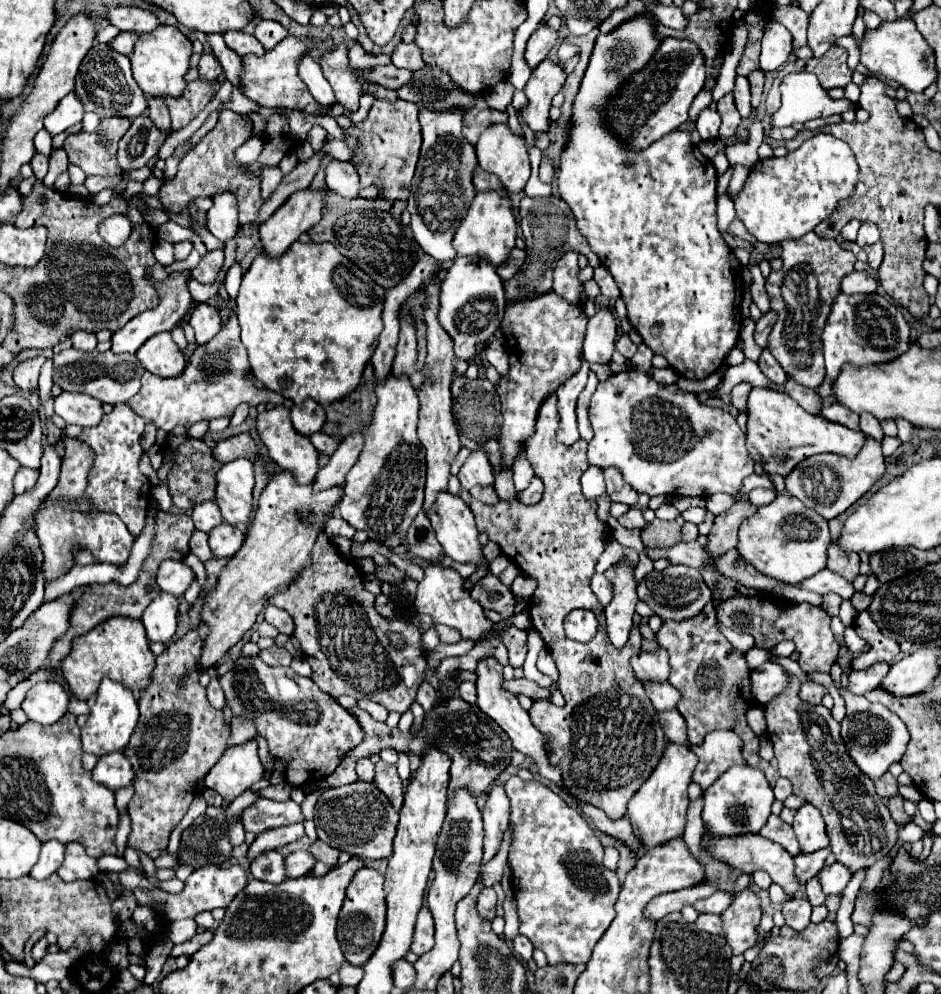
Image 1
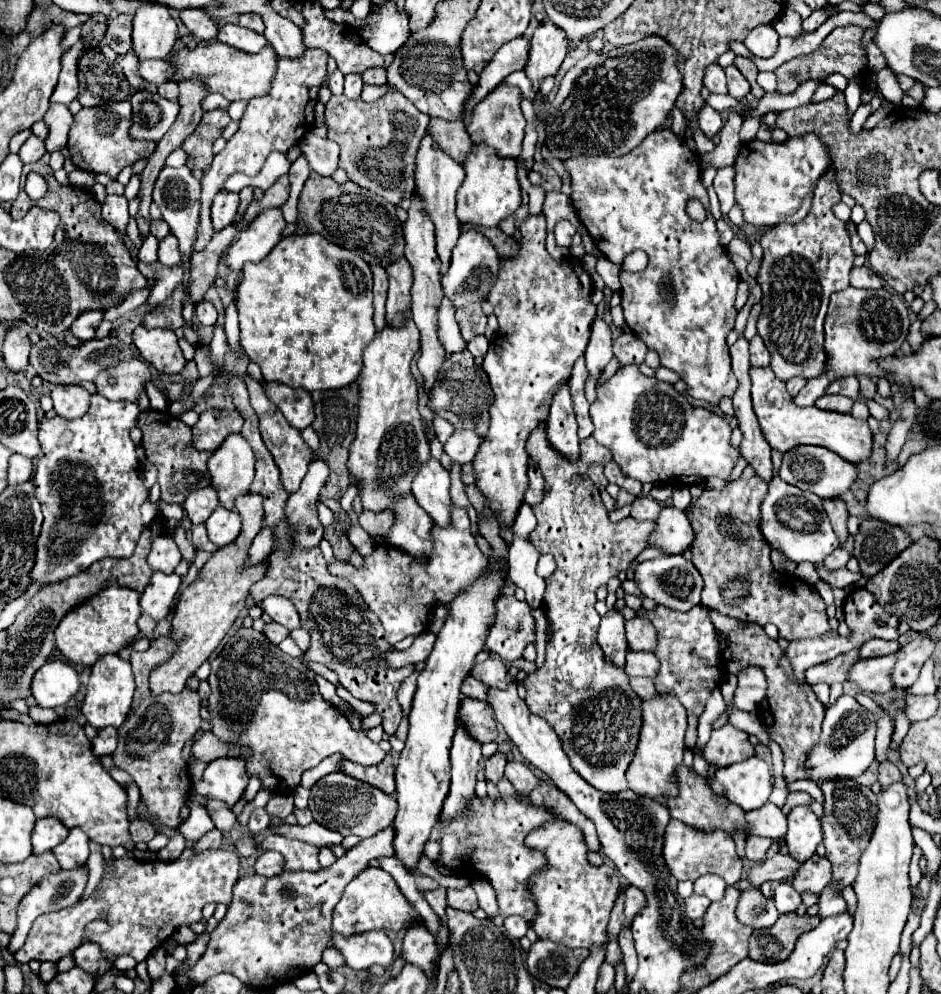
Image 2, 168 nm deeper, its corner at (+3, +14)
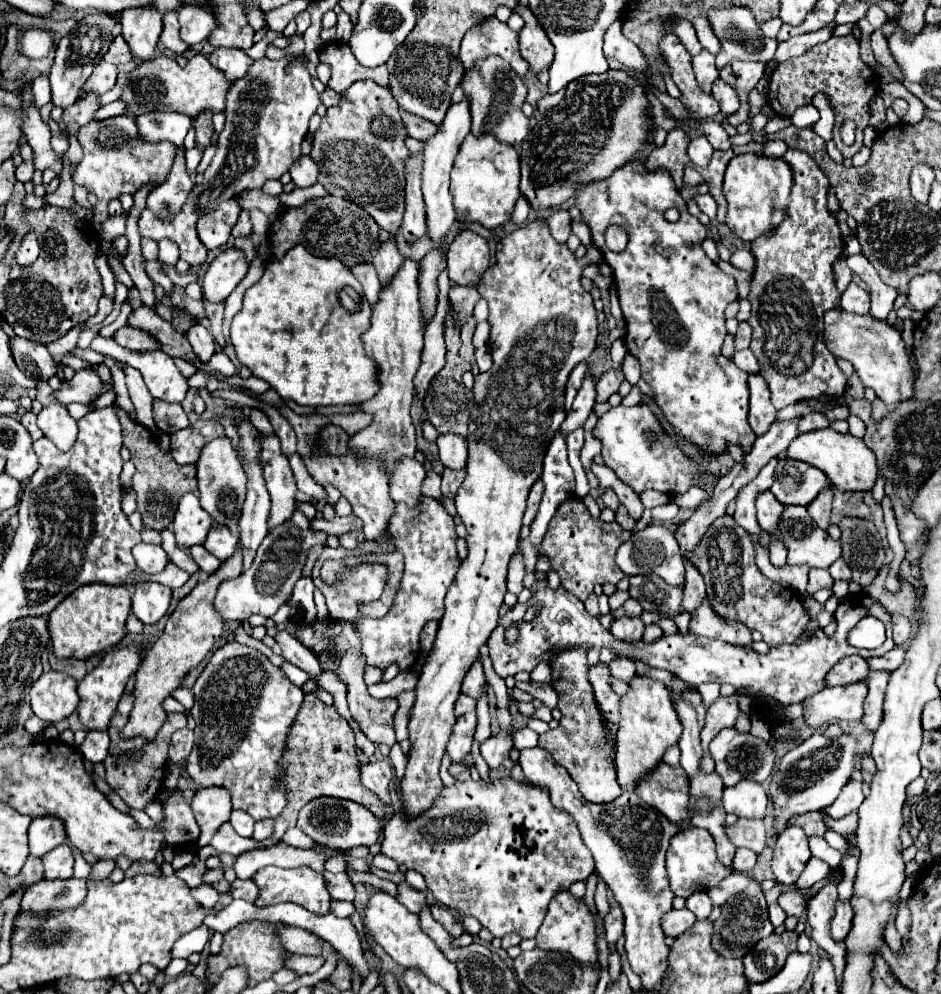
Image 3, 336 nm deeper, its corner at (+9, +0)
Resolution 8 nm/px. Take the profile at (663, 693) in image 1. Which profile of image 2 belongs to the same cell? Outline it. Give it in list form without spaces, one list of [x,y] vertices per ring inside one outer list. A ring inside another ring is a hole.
[[[627,652],[625,672],[631,678],[655,678],[659,672],[659,660],[651,652]]]

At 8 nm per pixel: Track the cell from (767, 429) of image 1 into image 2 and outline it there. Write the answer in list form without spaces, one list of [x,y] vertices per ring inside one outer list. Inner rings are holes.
[[[751,368],[751,396],[753,396],[753,410],[759,418],[761,432],[773,450],[785,454],[787,450],[801,446],[801,444],[815,444],[837,452],[841,458],[849,462],[861,462],[871,454],[871,430],[867,422],[855,420],[851,414],[839,412],[825,412],[817,406],[811,408],[797,408],[791,396],[787,394],[785,382],[777,380],[771,368]]]

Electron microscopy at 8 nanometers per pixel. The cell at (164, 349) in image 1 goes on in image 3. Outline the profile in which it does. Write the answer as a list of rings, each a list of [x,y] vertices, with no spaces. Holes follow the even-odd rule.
[[[95,336],[91,342],[91,350],[111,356],[115,360],[123,360],[137,368],[155,400],[163,400],[169,404],[181,404],[187,396],[189,384],[183,374],[173,364],[173,358],[161,350],[153,352],[129,352],[123,350],[113,338]]]

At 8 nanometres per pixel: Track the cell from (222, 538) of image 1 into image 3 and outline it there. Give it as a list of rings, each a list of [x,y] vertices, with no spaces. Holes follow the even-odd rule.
[[[217,522],[211,526],[209,536],[203,544],[211,554],[215,554],[221,562],[225,562],[227,558],[233,556],[233,552],[237,550],[237,536],[227,528],[227,526],[219,526]]]

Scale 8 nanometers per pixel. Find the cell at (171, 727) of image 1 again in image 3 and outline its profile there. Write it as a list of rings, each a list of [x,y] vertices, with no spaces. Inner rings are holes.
[[[125,692],[125,694],[121,696],[121,700],[119,700],[117,712],[115,712],[115,716],[111,718],[111,726],[109,726],[109,730],[107,730],[107,732],[109,732],[109,738],[111,738],[111,744],[109,744],[109,754],[107,754],[107,758],[103,760],[103,766],[105,766],[105,782],[123,798],[123,802],[125,802],[129,808],[139,808],[139,810],[143,810],[143,808],[153,800],[153,796],[147,794],[149,782],[151,782],[151,780],[159,780],[159,782],[163,780],[171,734],[173,734],[175,730],[187,726],[187,716],[185,716],[185,714],[173,714],[173,722],[165,722],[153,742],[143,742],[143,738],[121,740],[121,738],[119,738],[119,732],[121,732],[121,728],[125,726],[131,708],[133,708],[133,694]]]

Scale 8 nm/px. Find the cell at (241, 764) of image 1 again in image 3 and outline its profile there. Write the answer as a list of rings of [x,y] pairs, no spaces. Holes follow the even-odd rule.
[[[203,788],[197,790],[191,800],[191,810],[195,820],[201,828],[201,836],[197,840],[197,850],[209,844],[213,834],[219,830],[221,824],[229,820],[231,814],[231,796],[225,788]]]

